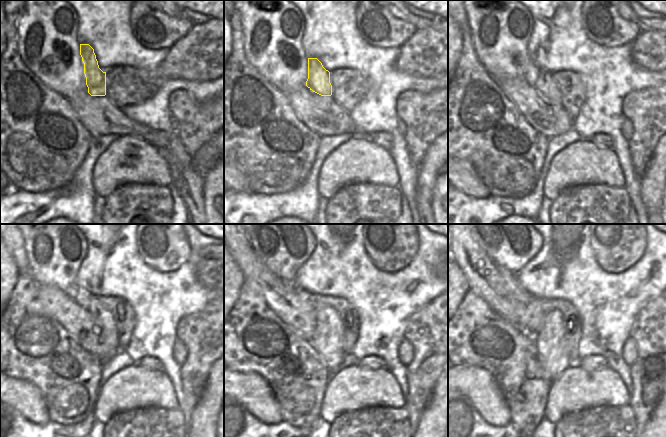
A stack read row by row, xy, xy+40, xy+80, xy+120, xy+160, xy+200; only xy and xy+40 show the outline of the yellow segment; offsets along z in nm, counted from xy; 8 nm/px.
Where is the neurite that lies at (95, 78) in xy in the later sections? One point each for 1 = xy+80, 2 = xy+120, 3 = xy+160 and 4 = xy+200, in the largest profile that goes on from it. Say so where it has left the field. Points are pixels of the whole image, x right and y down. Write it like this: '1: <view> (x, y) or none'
1: xy+80 (543, 81)
2: xy+120 (109, 343)
3: xy+160 (328, 342)
4: xy+200 (549, 341)

